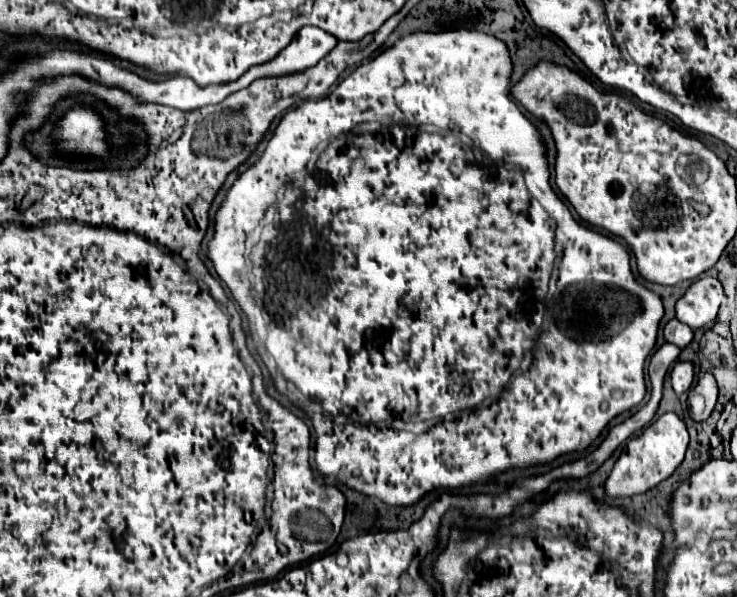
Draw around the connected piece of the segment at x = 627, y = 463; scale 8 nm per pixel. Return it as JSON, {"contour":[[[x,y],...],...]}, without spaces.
{"contour":[[[674,412],[662,414],[650,426],[646,426],[638,438],[632,438],[626,444],[626,448],[622,450],[620,458],[614,464],[612,474],[606,480],[606,494],[612,498],[626,498],[626,496],[642,494],[642,492],[658,486],[682,464],[682,460],[686,456],[688,440],[690,440],[690,436],[688,436],[686,424]]]}

